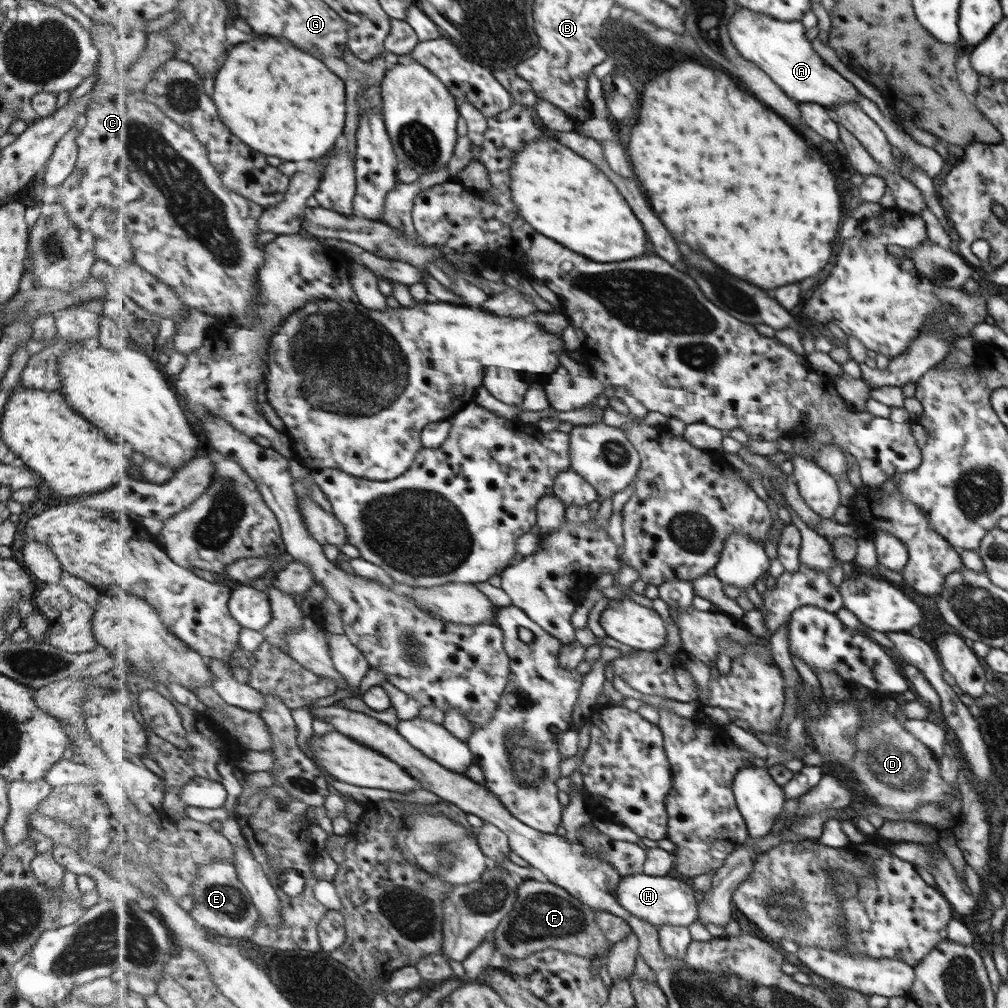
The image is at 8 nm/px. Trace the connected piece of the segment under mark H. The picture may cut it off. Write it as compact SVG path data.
M634 874L624 876L618 886L618 899L637 918L658 928L665 925L691 926L700 917L700 902L695 898L695 887L665 875Z

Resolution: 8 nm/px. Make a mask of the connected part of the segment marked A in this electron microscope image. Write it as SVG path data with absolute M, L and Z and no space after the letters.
M739 4L729 30L737 50L771 76L789 98L797 102L813 102L827 110L835 105L856 104L855 88L834 69L831 70L827 64L823 64L823 60L811 50L809 42L803 38L805 30L799 20L783 22Z

